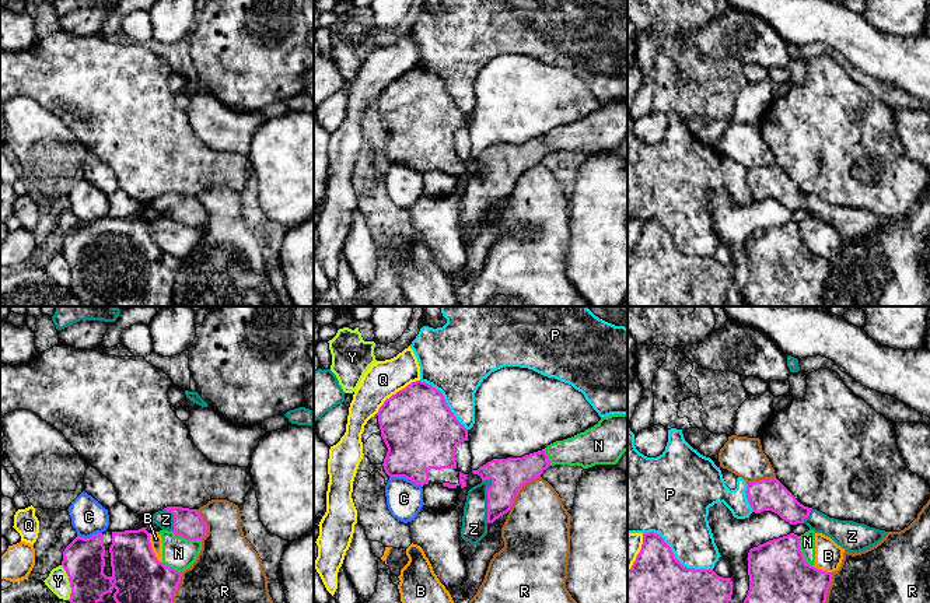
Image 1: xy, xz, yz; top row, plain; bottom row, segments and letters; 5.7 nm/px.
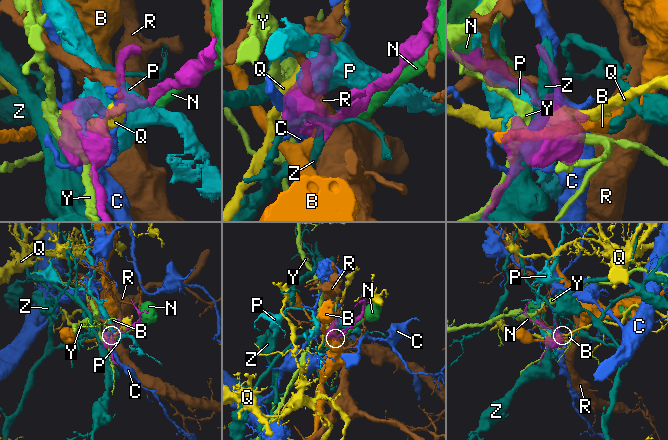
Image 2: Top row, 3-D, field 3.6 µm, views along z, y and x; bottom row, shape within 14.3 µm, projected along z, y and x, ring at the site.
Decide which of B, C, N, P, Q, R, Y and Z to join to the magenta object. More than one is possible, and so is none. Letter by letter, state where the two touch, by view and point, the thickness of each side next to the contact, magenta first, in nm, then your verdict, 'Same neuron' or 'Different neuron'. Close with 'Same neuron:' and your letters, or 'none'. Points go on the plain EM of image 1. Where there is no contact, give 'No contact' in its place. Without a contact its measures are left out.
B: Touches magenta at xy (151, 235). Thickness 340 nm (magenta) against 70 nm. Different neuron
C: Touches magenta at xz (406, 164). Thickness 380 nm (magenta) against 200 nm. Different neuron
N: Touches magenta at yz (800, 238). Thickness 420 nm (magenta) against 100 nm. Different neuron
P: Touches magenta at yz (674, 244). Thickness 460 nm (magenta) against 320 nm. Different neuron
Q: Touches magenta at xz (397, 79). Thickness 420 nm (magenta) against 200 nm. Different neuron
R: Touches magenta at xy (172, 283). Thickness 360 nm (magenta) against 480 nm. Different neuron
Y: Touches magenta at xy (69, 267). Thickness 240 nm (magenta) against 130 nm. Different neuron
Z: Touches magenta at xz (488, 186). Thickness 200 nm (magenta) against 150 nm. Same neuron
Same neuron: Z

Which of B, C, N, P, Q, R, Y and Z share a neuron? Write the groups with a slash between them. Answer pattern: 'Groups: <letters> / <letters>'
Groups: B N / C / P / Q / R / Y / Z

